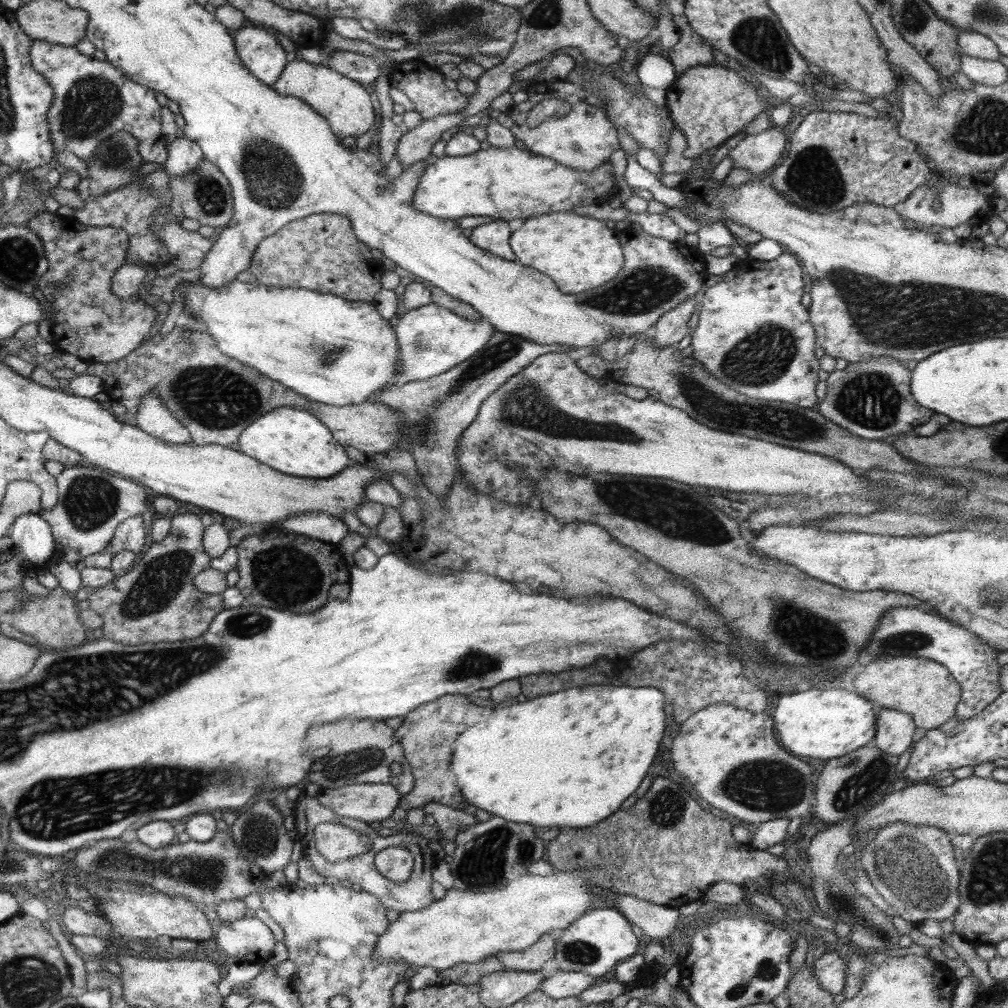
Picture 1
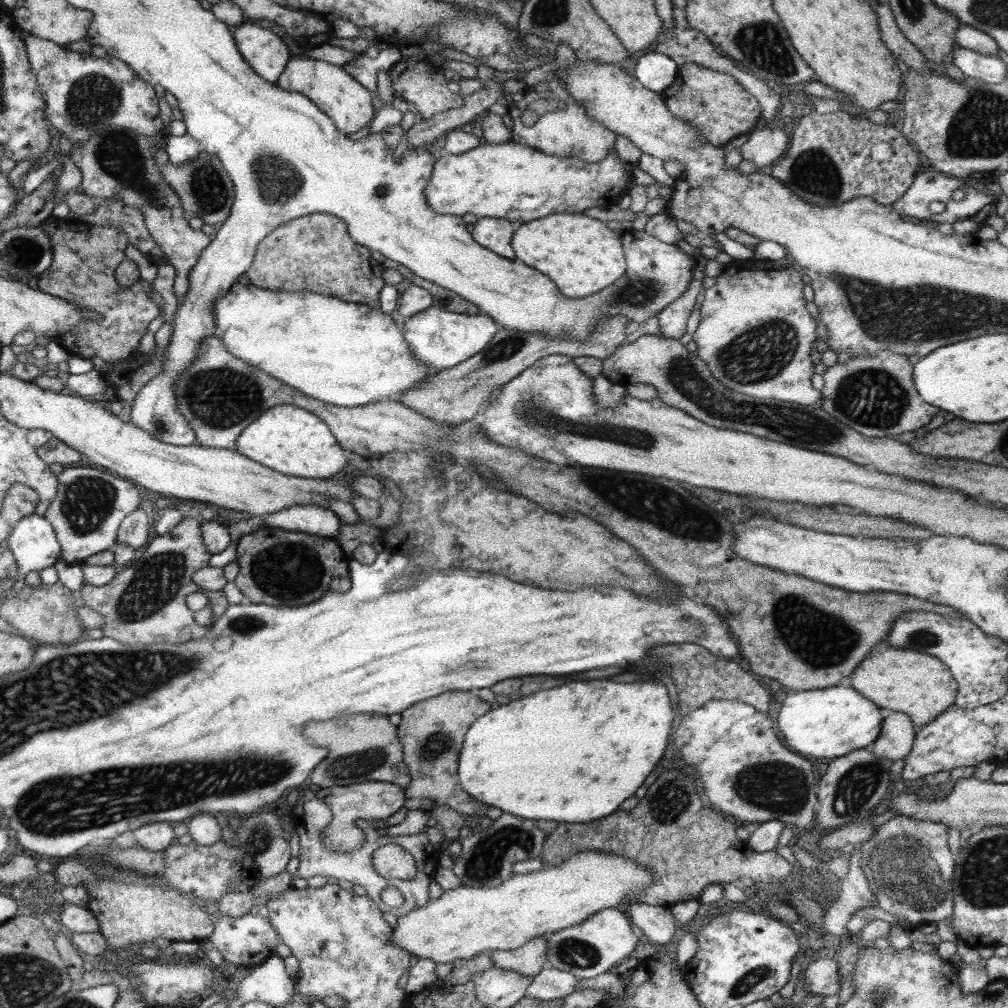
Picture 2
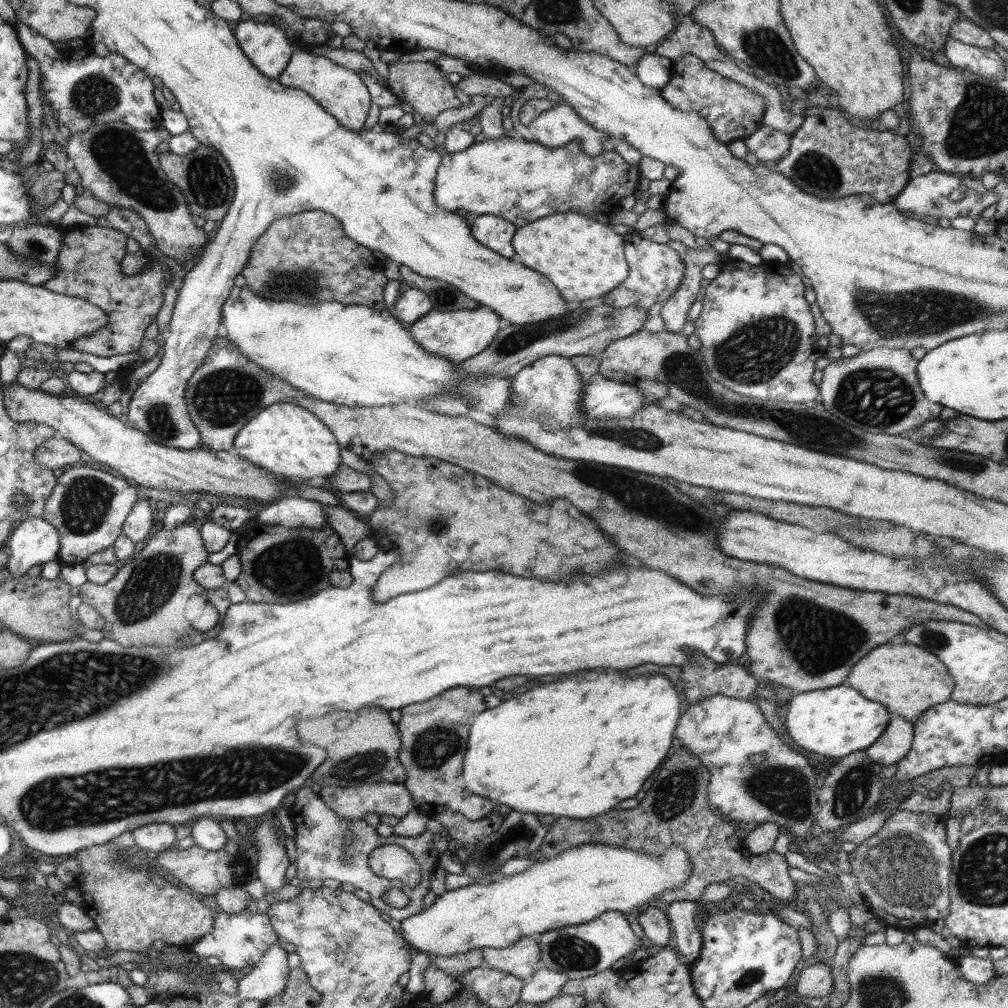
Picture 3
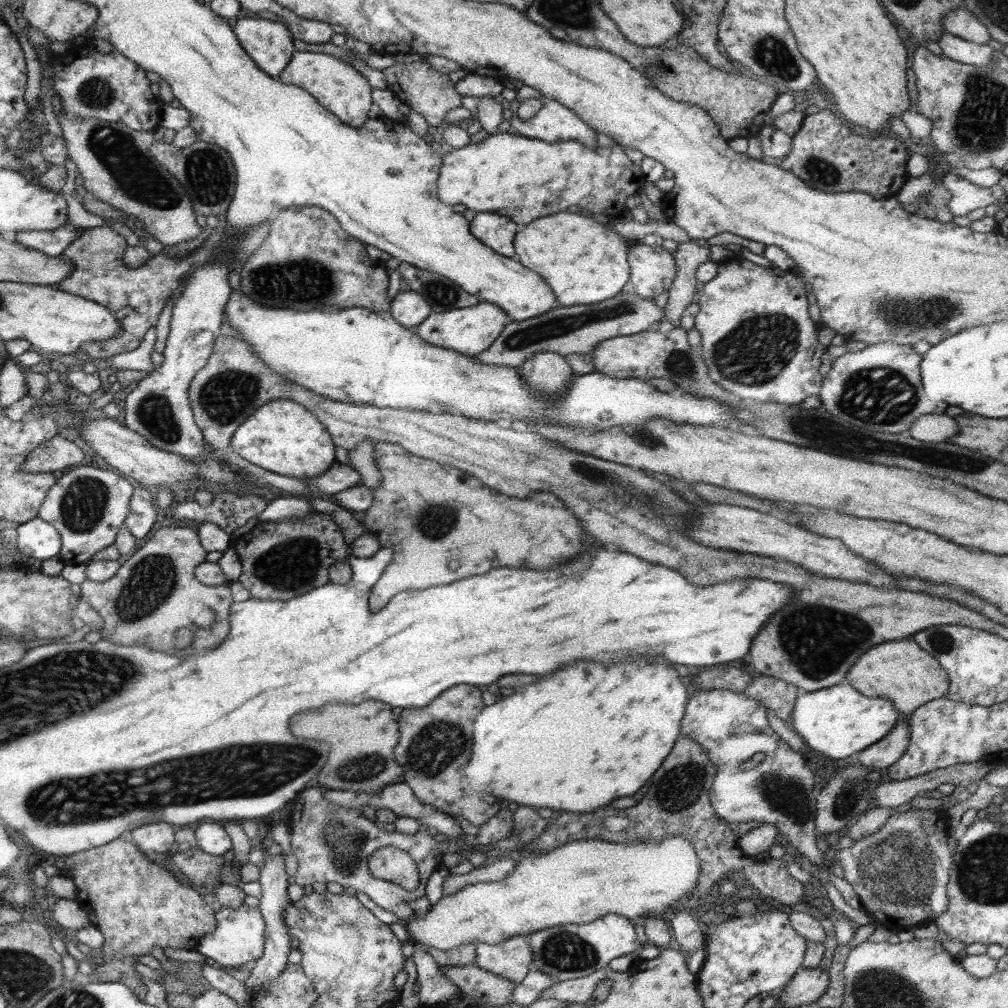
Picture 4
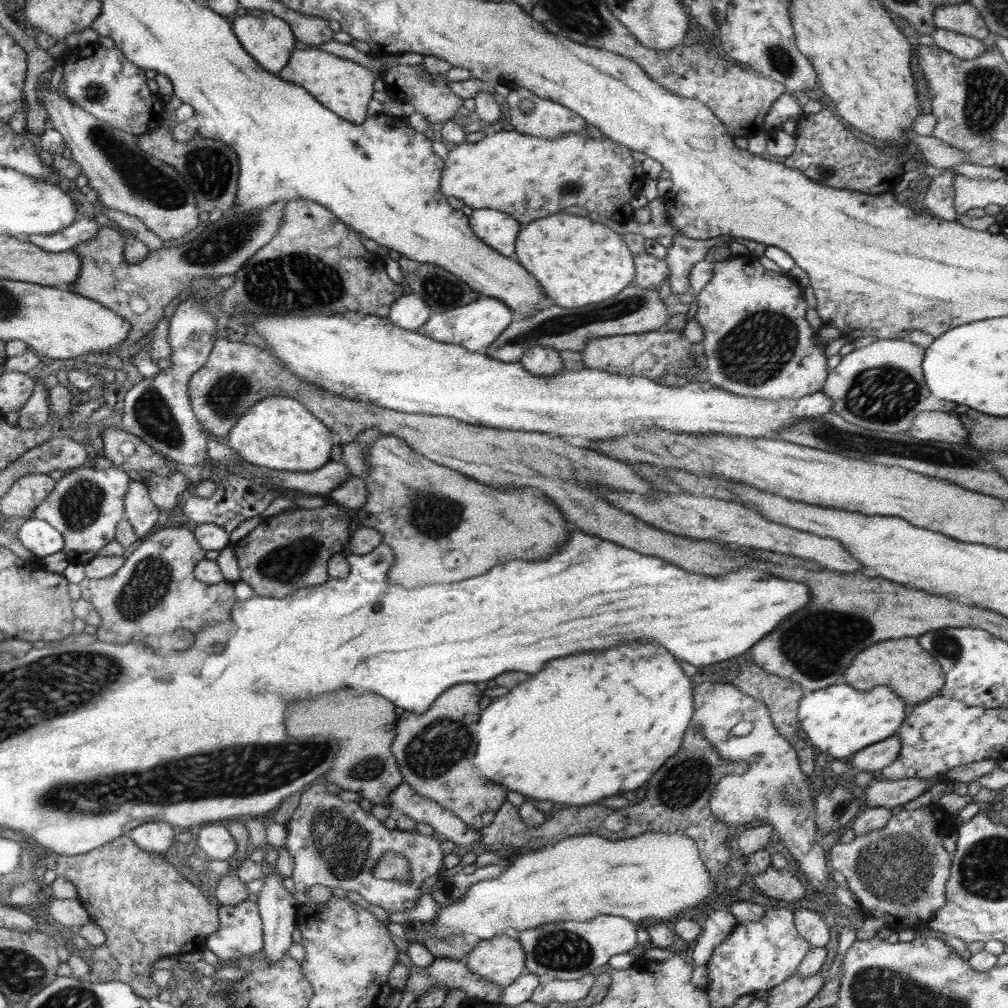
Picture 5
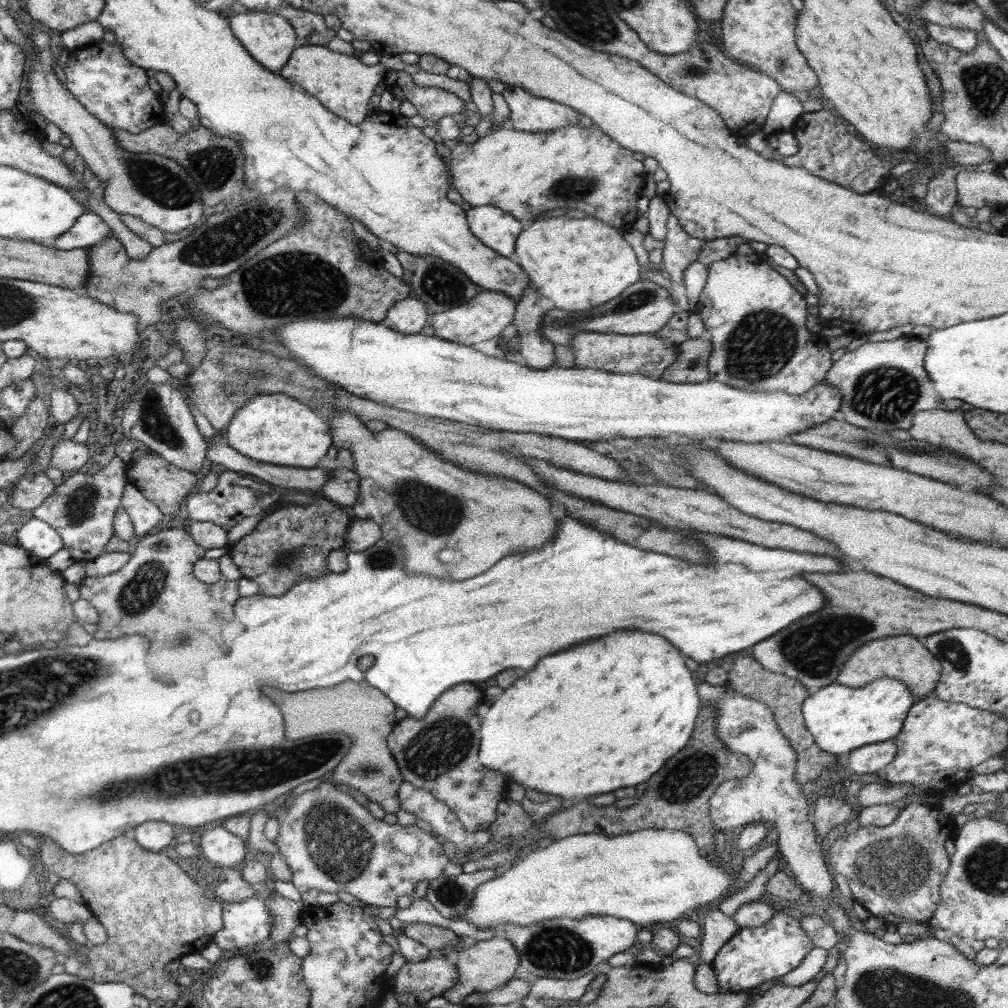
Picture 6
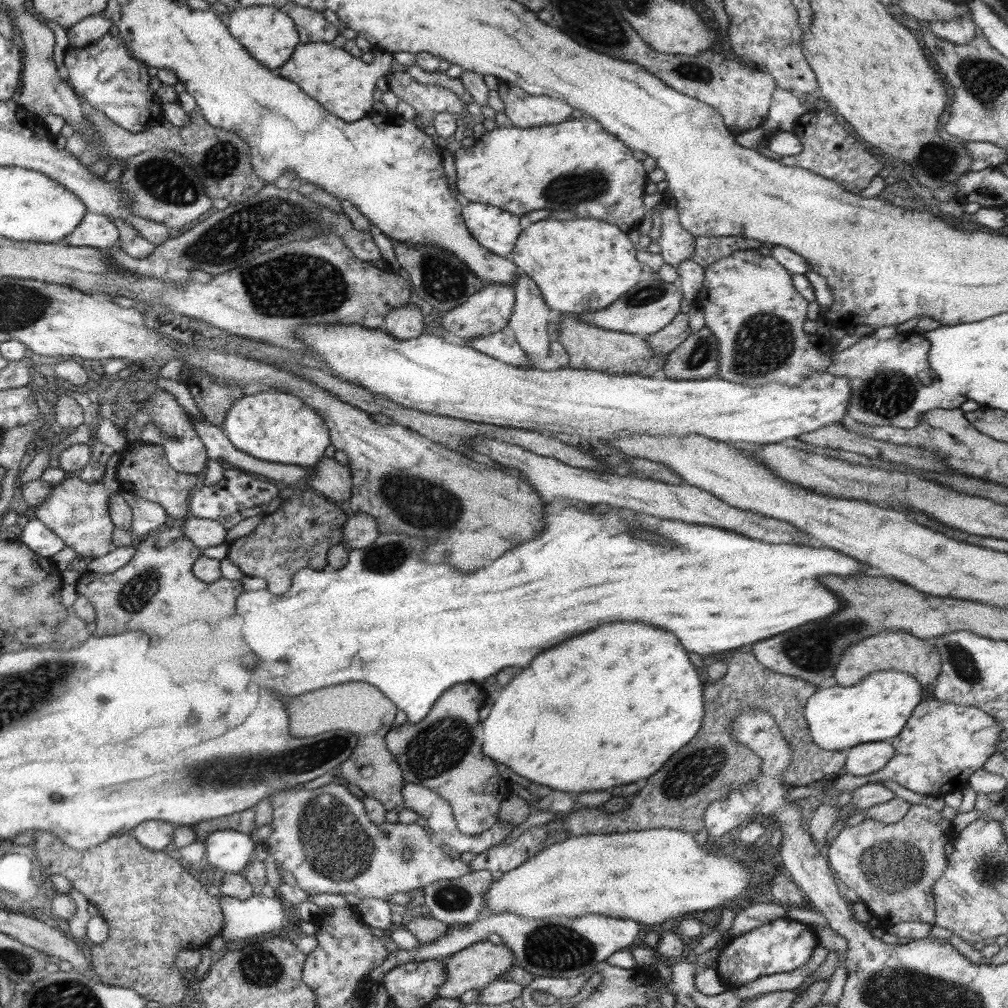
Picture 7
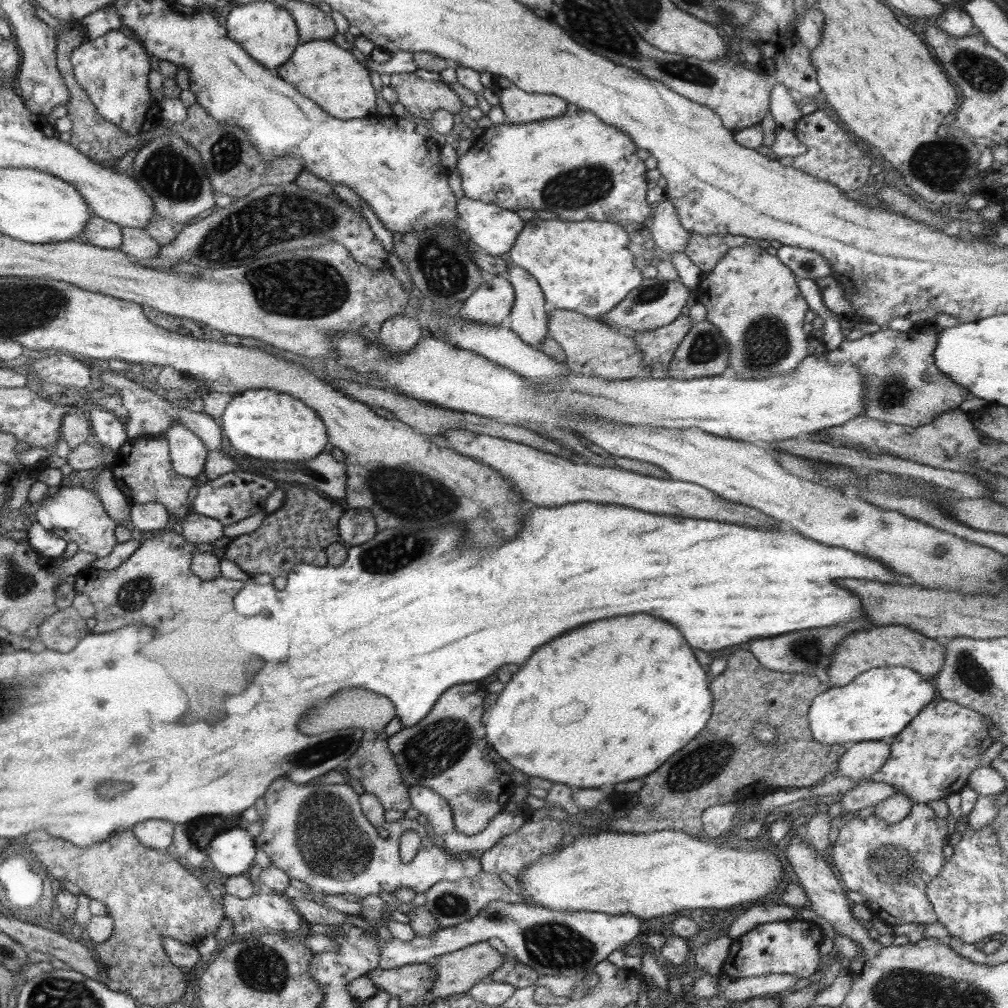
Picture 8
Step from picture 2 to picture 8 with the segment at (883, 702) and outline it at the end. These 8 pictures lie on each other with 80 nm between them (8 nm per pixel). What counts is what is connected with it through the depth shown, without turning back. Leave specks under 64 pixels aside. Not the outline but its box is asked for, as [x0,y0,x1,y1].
[827,624,946,687]

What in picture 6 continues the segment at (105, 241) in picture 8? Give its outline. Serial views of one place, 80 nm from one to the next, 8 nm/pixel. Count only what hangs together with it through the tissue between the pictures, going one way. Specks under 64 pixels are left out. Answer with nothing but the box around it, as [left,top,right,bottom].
[48,211,114,250]

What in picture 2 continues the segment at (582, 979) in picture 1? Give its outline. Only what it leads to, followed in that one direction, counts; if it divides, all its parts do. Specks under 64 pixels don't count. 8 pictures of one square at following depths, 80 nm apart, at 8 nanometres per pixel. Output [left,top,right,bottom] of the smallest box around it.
[526,967,579,1000]

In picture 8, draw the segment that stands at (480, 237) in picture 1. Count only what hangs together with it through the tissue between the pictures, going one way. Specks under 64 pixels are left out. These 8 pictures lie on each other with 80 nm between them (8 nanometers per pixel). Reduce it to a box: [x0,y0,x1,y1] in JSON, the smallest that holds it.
[457,196,526,256]

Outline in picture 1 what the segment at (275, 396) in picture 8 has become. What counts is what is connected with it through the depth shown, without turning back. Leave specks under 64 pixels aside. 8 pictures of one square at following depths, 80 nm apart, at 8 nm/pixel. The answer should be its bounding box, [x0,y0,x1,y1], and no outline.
[239,407,352,479]

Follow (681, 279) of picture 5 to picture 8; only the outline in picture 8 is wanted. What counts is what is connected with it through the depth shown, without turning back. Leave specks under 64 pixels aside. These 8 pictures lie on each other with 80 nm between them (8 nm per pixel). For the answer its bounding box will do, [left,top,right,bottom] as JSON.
[648,199,690,257]

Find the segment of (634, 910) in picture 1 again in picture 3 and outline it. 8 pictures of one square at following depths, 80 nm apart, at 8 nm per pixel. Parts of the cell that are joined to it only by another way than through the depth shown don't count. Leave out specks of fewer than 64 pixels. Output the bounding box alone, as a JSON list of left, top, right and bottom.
[638,905,671,948]

